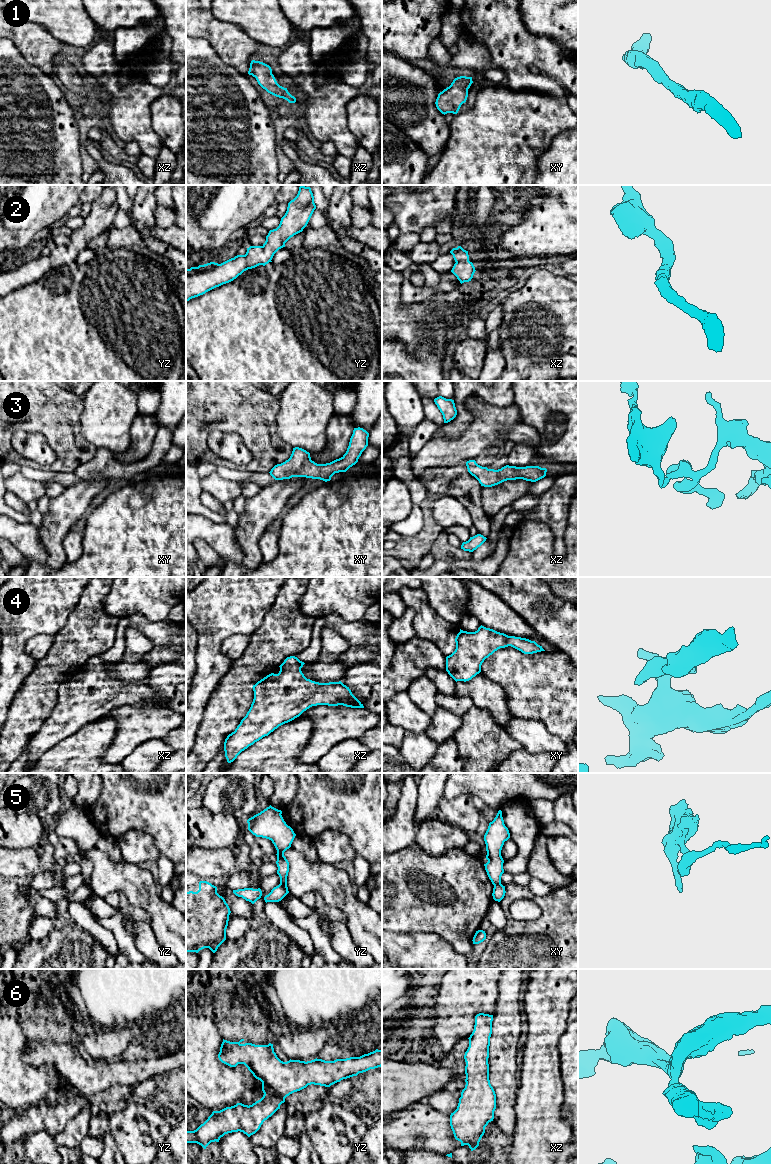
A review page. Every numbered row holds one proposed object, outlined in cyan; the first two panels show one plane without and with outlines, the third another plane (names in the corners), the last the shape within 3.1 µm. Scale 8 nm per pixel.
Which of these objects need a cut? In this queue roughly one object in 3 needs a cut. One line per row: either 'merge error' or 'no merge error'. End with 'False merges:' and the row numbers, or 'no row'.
1: no merge error
2: no merge error
3: no merge error
4: no merge error
5: merge error
6: no merge error
False merges: 5

